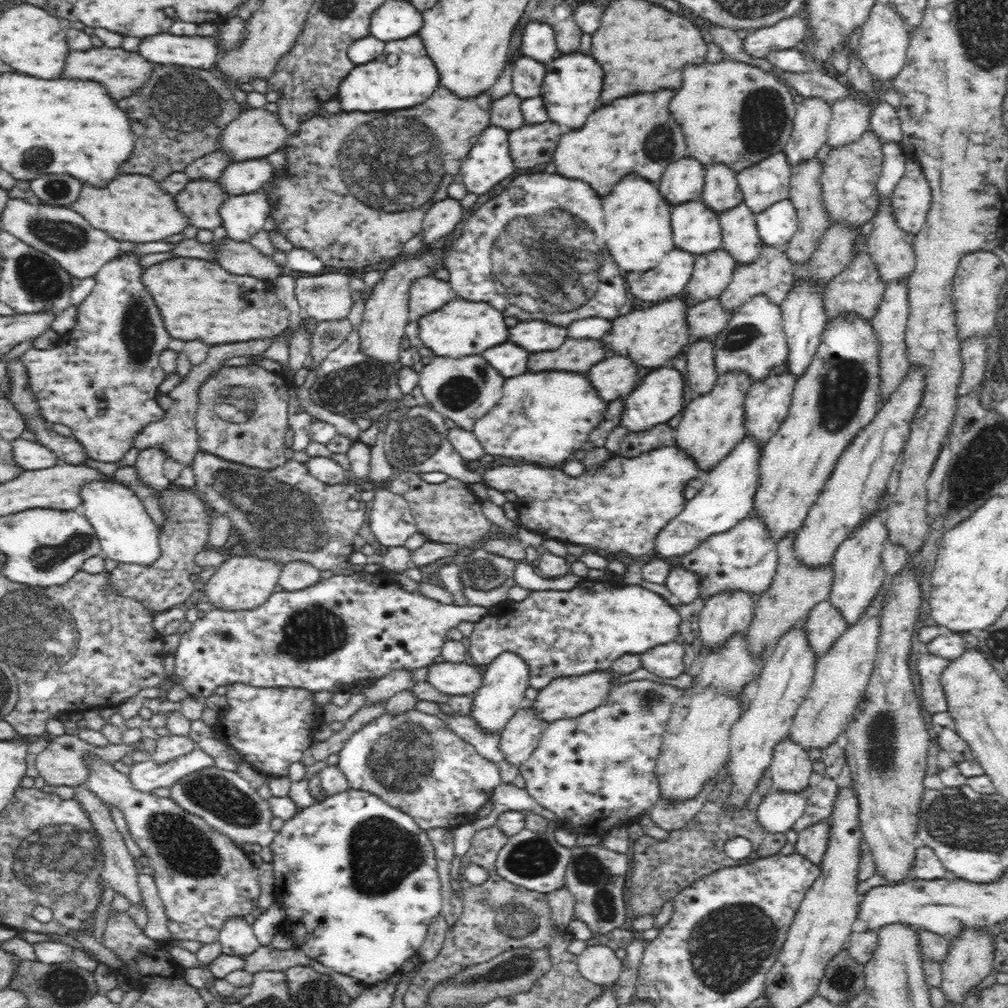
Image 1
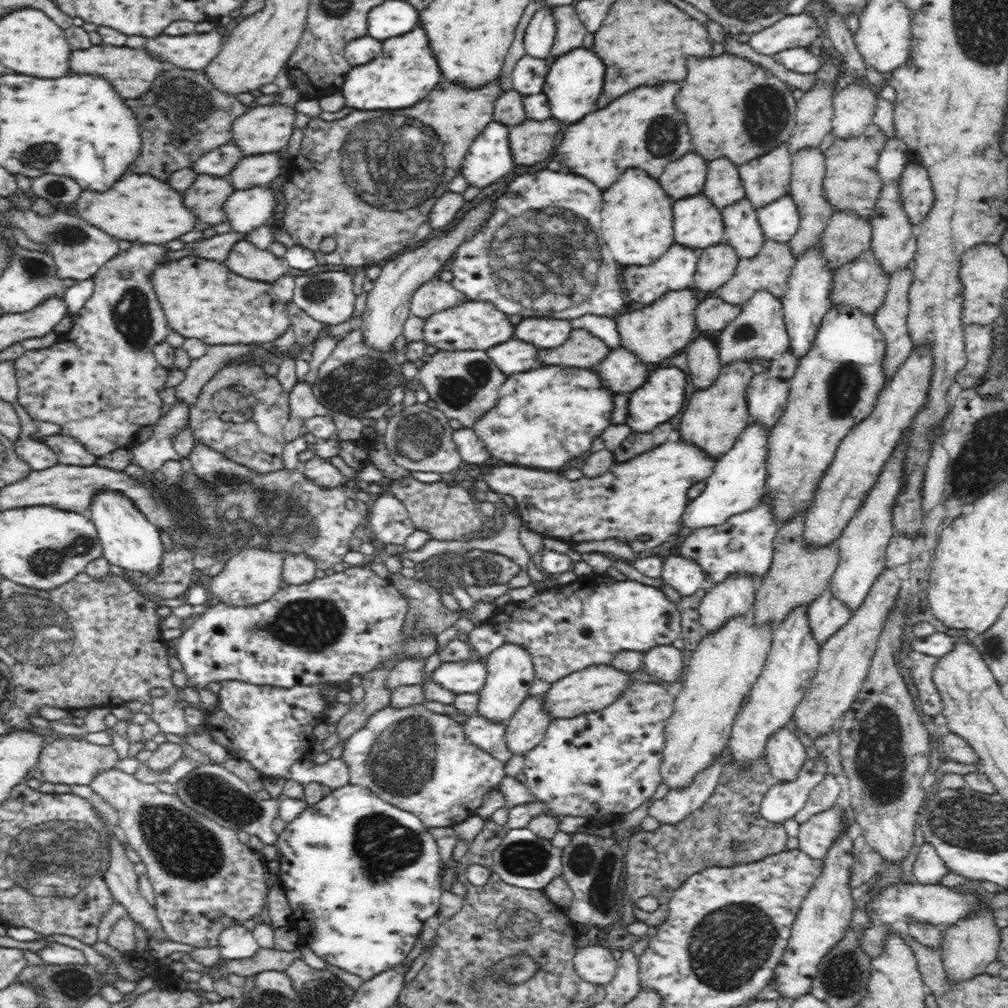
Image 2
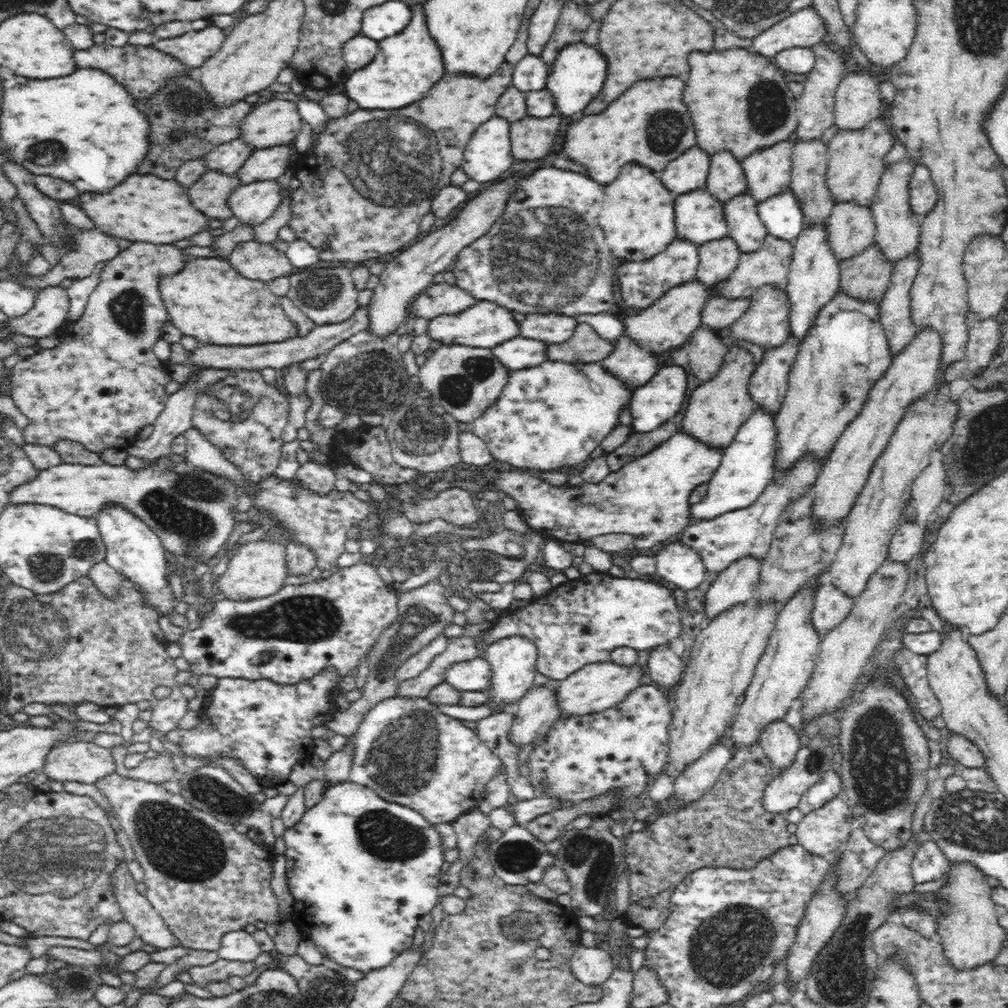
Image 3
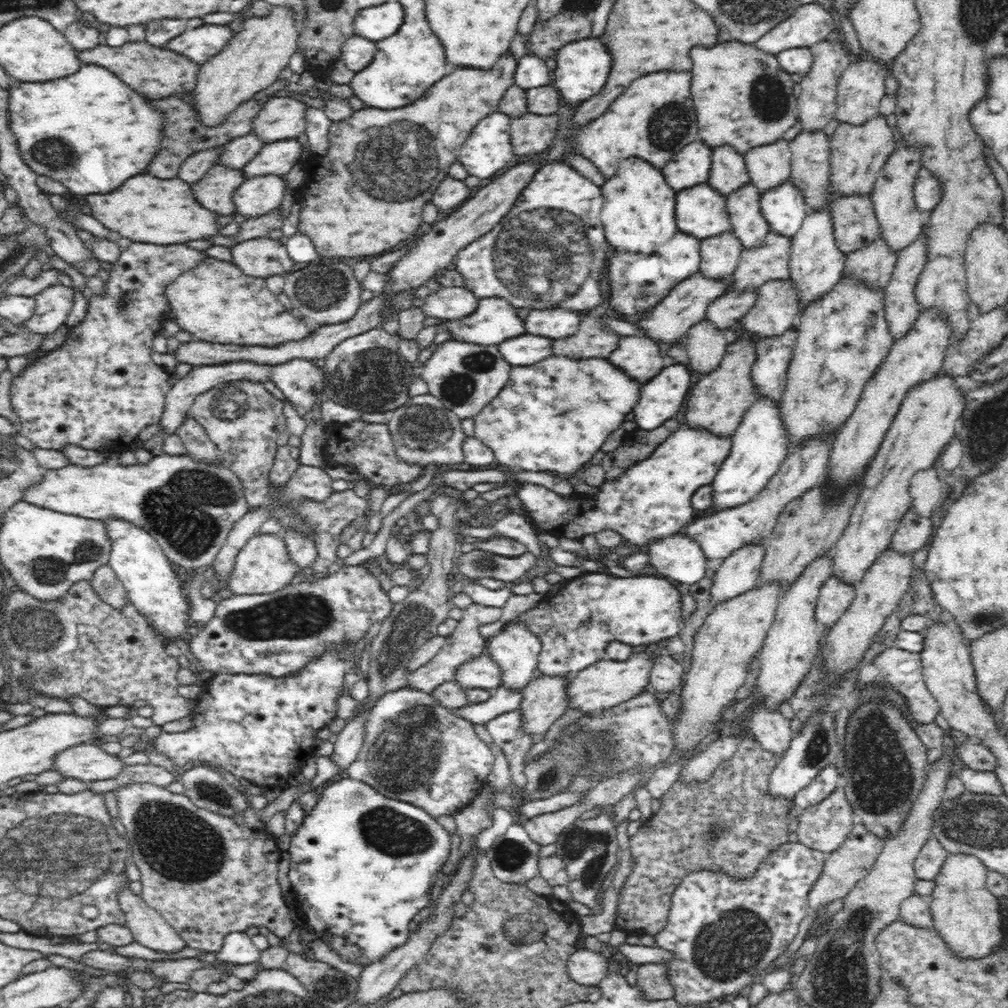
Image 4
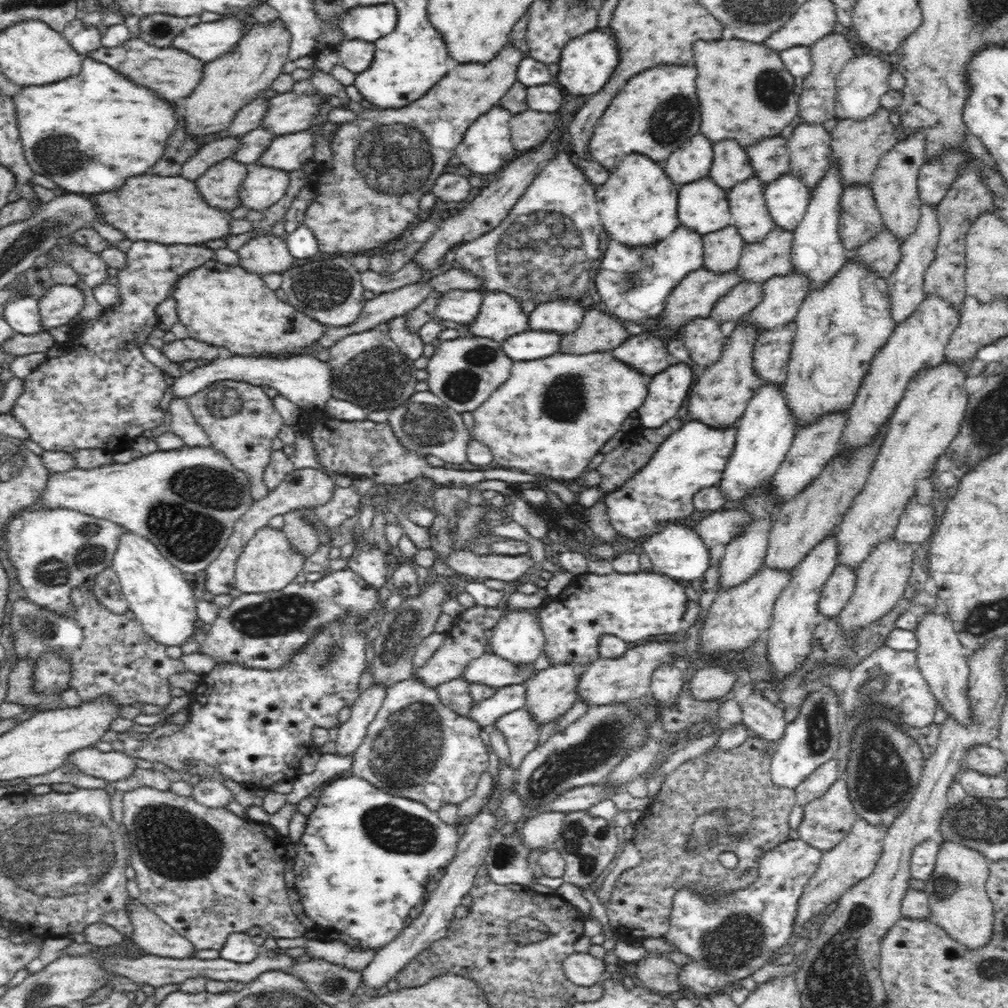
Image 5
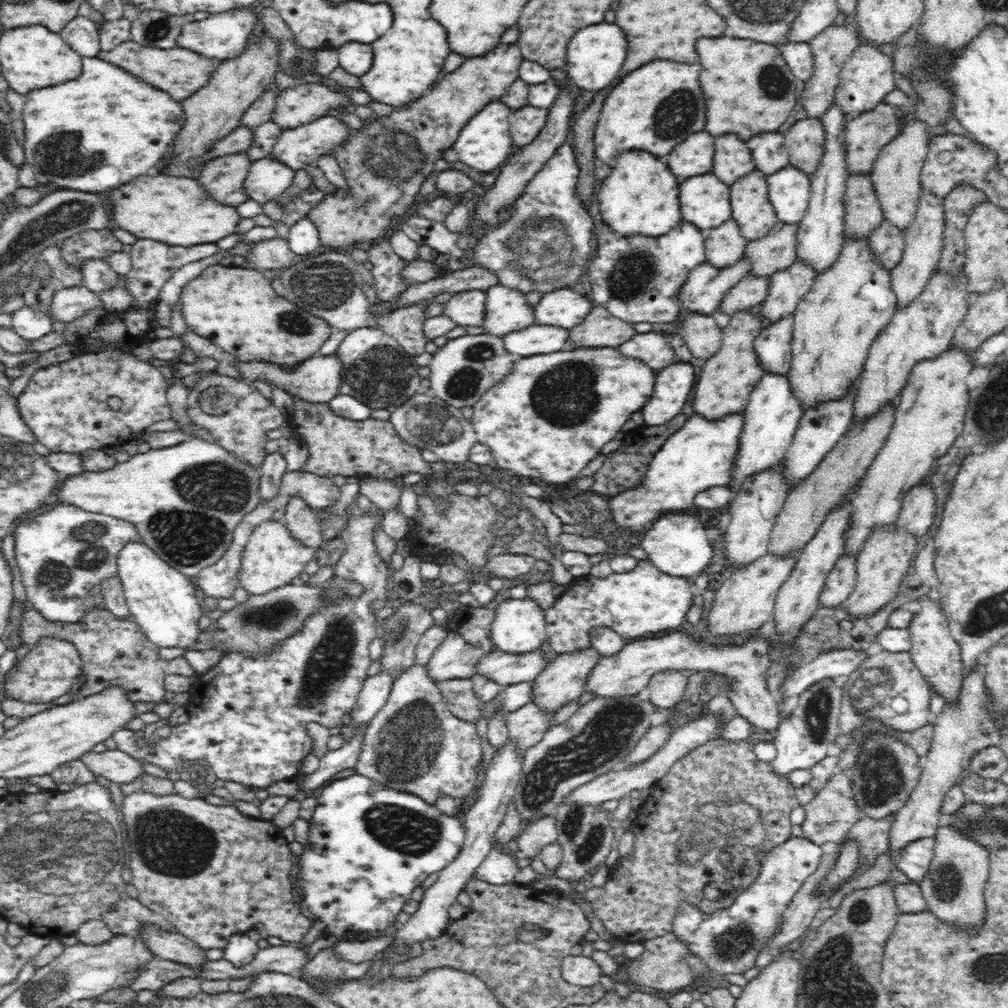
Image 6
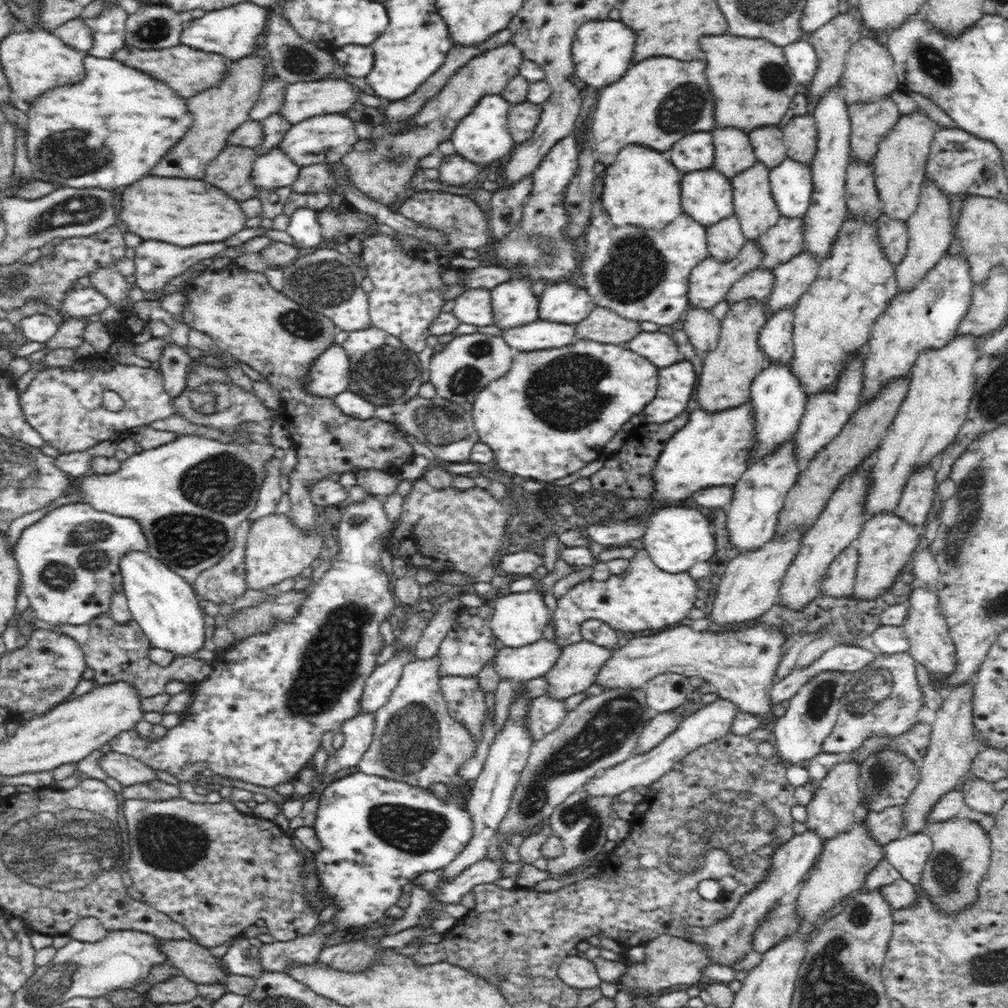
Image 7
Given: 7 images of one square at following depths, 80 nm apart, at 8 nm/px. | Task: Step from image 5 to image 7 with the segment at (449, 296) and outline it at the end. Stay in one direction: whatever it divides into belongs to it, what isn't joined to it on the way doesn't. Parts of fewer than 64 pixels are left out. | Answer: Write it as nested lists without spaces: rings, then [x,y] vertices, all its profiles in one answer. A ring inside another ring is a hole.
[[[476,288],[465,291],[454,299],[451,311],[460,323],[474,326],[492,326],[493,310],[491,289]]]

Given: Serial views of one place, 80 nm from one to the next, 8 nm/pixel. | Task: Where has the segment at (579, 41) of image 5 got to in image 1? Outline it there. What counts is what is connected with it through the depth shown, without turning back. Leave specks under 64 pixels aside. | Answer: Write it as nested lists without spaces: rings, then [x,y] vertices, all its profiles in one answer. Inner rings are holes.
[[[574,51],[568,55],[560,55],[547,64],[547,73],[541,86],[541,97],[545,102],[549,120],[564,124],[568,128],[584,126],[586,118],[600,108],[600,92],[602,92],[604,72],[600,64],[590,54]]]

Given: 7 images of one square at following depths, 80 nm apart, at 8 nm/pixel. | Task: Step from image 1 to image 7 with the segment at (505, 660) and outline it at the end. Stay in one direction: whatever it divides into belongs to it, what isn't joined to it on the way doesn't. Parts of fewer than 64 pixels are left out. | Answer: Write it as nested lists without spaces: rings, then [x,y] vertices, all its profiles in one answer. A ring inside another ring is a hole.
[[[537,587],[526,590],[526,592],[511,592],[496,597],[492,607],[491,629],[493,630],[493,636],[498,638],[504,644],[504,647],[512,649],[518,649],[520,646],[531,645],[532,642],[539,641],[552,613],[547,608],[545,598]]]

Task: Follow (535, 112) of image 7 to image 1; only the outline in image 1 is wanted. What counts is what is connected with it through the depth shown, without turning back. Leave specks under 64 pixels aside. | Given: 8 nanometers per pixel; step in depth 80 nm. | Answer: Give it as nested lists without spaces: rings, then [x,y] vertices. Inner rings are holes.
[[[550,120],[539,125],[529,125],[524,122],[522,126],[514,130],[508,130],[509,153],[514,166],[526,170],[526,168],[534,168],[538,164],[552,162],[556,144],[559,144],[560,132],[562,132],[560,126]]]

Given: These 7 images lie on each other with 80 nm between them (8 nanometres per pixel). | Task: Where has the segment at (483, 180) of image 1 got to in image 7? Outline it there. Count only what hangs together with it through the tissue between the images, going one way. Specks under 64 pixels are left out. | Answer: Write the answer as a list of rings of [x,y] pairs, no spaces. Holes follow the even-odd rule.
[[[488,94],[478,102],[474,109],[467,114],[452,133],[451,140],[456,153],[477,165],[490,166],[500,161],[502,156],[514,149],[513,136],[510,134],[507,118],[511,103],[501,94]]]

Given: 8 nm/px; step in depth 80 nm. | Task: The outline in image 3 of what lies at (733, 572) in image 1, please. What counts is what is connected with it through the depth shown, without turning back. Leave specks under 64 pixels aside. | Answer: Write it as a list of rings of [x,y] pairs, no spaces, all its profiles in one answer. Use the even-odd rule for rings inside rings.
[[[804,457],[803,461],[795,463],[795,469],[788,469],[778,478],[772,479],[759,498],[746,508],[724,513],[713,521],[703,521],[690,524],[680,535],[679,539],[689,548],[700,553],[706,570],[722,572],[728,565],[743,557],[753,557],[762,560],[770,550],[771,540],[775,537],[775,529],[779,524],[780,513],[787,505],[810,490],[814,486],[819,472],[822,471],[820,462],[813,457]]]

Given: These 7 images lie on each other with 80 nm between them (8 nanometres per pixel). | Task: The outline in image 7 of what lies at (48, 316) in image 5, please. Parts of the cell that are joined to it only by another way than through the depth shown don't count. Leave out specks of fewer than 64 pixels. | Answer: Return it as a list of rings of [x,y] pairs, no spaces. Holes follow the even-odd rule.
[[[77,286],[65,294],[62,304],[61,312],[65,316],[82,318],[82,316],[98,316],[111,305],[111,302],[104,293],[92,286],[83,288]]]

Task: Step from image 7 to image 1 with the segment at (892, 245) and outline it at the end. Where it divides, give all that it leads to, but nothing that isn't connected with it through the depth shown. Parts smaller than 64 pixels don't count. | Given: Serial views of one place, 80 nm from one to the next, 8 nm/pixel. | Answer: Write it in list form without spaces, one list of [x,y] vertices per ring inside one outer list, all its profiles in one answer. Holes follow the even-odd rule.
[[[868,252],[857,254],[855,261],[844,268],[840,274],[824,286],[823,301],[826,309],[827,320],[838,316],[838,314],[848,314],[853,312],[861,316],[864,320],[870,320],[883,301],[883,294],[887,284],[881,280],[877,266],[873,263]]]

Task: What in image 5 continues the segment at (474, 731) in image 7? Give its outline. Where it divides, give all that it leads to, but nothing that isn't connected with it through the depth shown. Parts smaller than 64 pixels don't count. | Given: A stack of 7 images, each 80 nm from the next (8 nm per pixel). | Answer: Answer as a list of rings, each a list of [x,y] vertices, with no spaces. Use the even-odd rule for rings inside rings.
[[[464,678],[449,680],[435,687],[439,694],[440,700],[448,709],[462,717],[469,717],[471,708],[475,700],[470,694],[469,686],[471,685]]]

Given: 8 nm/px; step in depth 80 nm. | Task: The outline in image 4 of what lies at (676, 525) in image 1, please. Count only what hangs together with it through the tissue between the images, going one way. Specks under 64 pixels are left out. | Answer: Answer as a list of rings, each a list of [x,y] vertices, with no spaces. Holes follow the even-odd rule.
[[[759,397],[759,400],[747,411],[735,434],[731,436],[732,450],[720,466],[711,482],[713,488],[712,508],[724,510],[749,503],[757,494],[766,488],[770,478],[780,469],[782,462],[790,454],[788,430],[785,429],[781,404],[770,398]]]

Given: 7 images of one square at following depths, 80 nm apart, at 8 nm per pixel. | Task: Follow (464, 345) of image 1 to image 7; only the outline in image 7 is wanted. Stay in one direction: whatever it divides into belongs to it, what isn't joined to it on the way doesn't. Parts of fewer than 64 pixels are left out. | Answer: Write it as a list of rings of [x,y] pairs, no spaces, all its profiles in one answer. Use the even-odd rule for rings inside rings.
[[[523,278],[506,281],[491,289],[494,324],[514,329],[539,319],[540,296]]]

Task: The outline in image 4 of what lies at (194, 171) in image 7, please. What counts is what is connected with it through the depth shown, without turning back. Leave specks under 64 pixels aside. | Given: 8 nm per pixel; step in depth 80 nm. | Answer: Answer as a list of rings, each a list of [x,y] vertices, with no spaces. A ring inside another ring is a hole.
[[[282,5],[272,7],[265,17],[252,17],[242,24],[242,30],[234,34],[234,40],[228,43],[219,54],[208,59],[208,62],[199,66],[199,75],[194,90],[192,105],[196,106],[196,113],[204,126],[218,126],[224,122],[228,114],[235,111],[243,102],[252,99],[252,96],[276,82],[280,72],[289,65],[292,54],[299,48],[298,31],[296,31],[295,18],[292,10]]]

